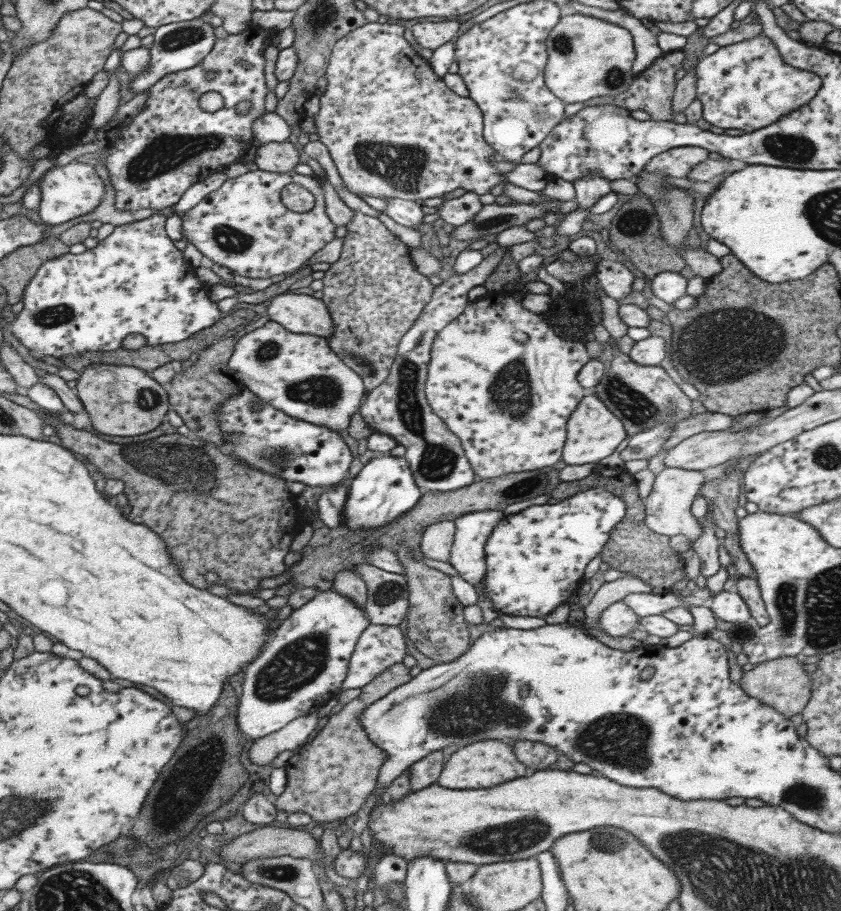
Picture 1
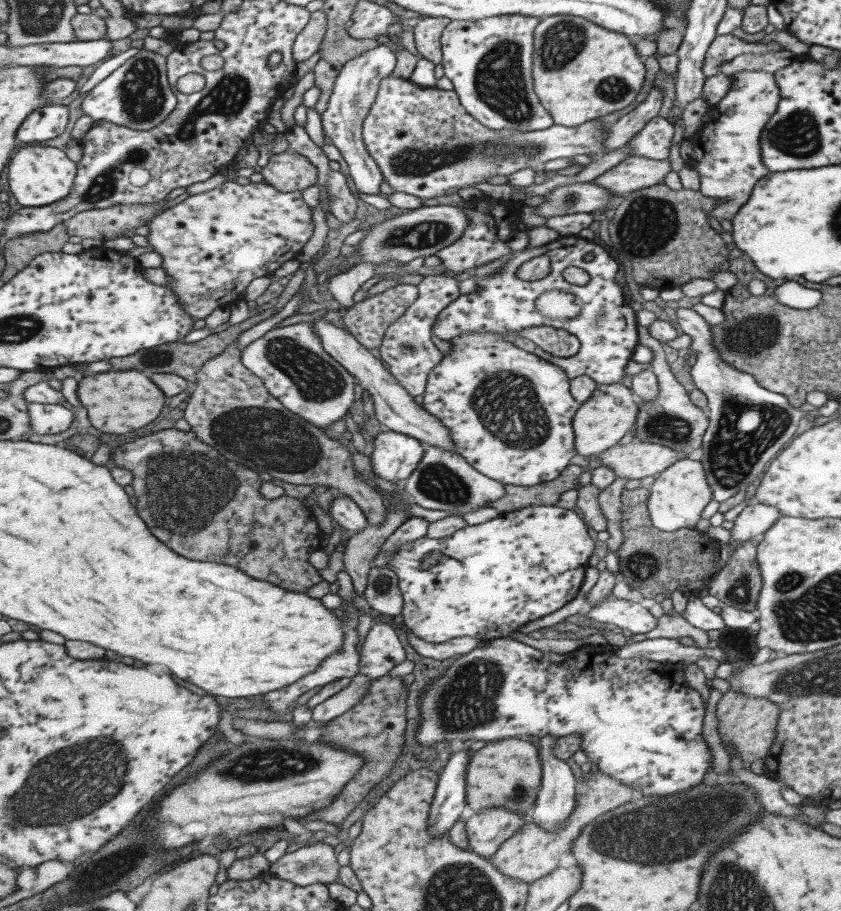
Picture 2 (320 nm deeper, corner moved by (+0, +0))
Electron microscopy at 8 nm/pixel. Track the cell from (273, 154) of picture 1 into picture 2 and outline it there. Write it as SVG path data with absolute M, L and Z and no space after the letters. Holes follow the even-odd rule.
M295 152L269 155L259 174L266 184L279 192L301 191L318 182L317 169L307 158Z

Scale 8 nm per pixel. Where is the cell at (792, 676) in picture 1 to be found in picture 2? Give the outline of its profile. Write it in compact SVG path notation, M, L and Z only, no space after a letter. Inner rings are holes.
M727 691L717 702L715 714L717 718L717 733L722 745L732 746L743 761L753 762L763 758L769 745L775 738L779 707L765 699L743 697L737 691Z

